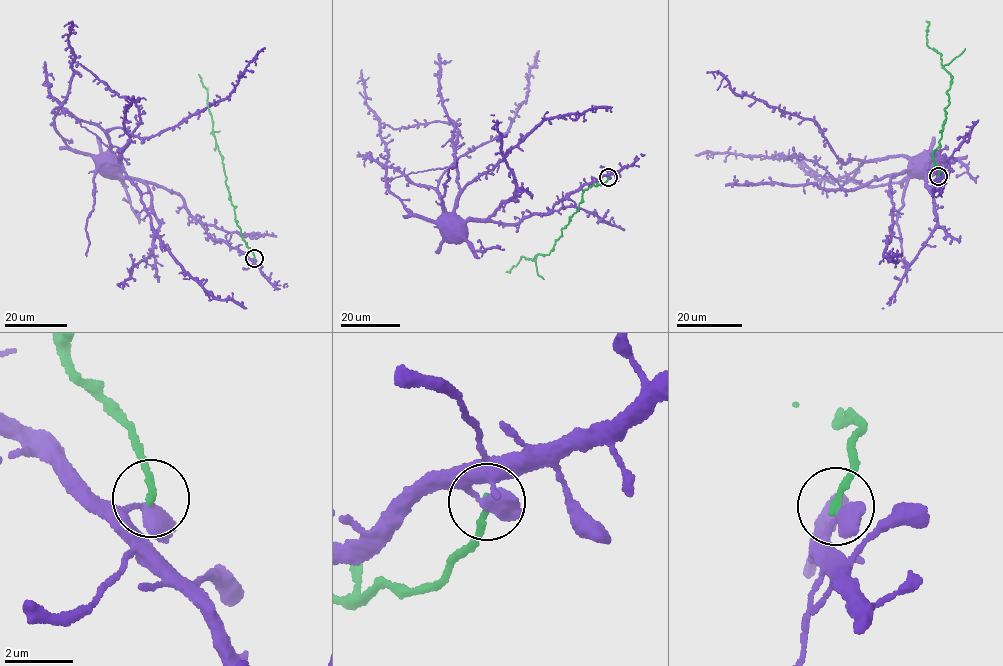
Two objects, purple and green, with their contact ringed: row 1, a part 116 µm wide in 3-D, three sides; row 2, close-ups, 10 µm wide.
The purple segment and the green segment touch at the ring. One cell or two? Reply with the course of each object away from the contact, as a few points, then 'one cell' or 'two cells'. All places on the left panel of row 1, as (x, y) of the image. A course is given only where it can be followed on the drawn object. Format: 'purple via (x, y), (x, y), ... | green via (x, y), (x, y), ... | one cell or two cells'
purple via (254, 258), (212, 238), (178, 195), (155, 184), (120, 176), (106, 162) | green via (254, 258), (235, 220), (222, 155), (214, 135), (207, 88), (198, 74) | two cells

